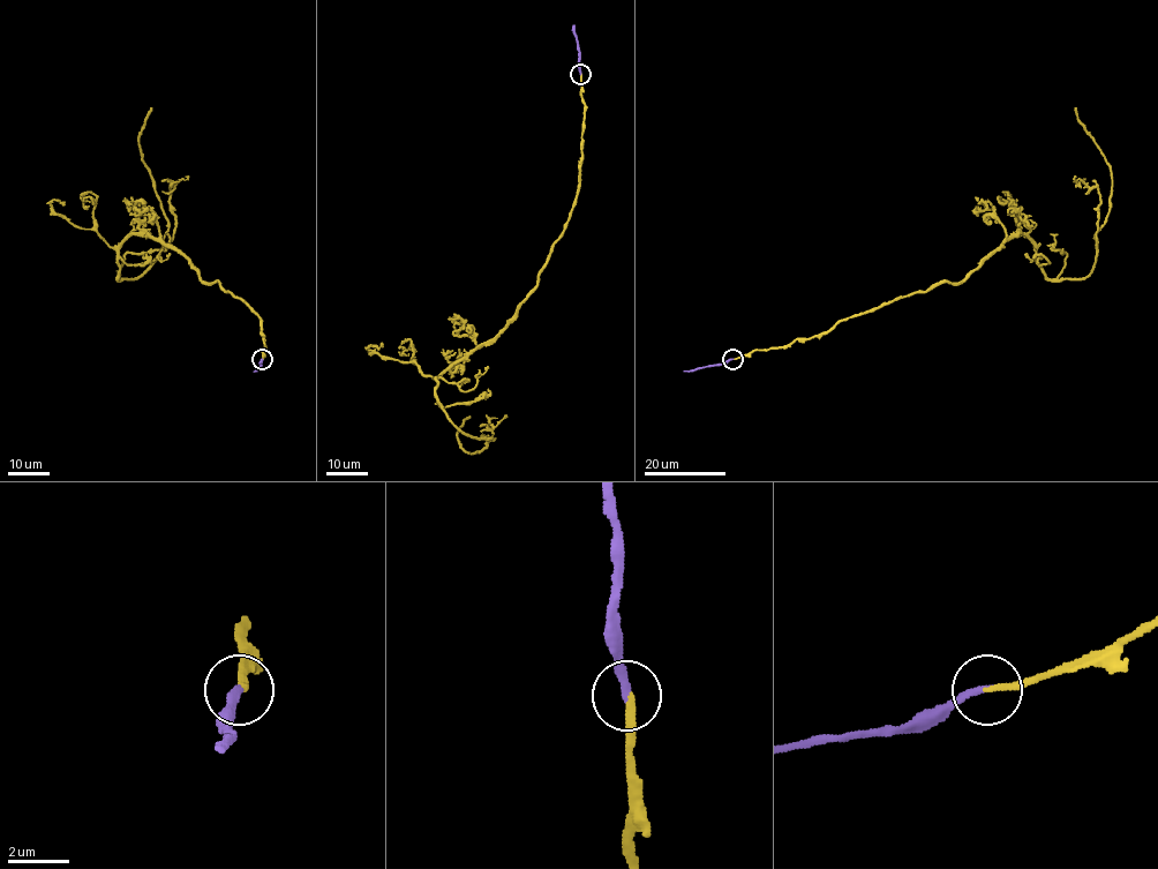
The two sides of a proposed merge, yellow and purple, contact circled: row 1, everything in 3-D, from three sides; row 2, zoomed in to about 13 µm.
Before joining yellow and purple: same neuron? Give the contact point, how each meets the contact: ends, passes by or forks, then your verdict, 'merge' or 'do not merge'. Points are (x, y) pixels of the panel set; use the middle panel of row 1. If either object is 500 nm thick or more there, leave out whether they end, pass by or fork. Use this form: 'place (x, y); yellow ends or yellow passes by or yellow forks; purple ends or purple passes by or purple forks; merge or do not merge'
place (580, 74); yellow ends; purple ends; merge

